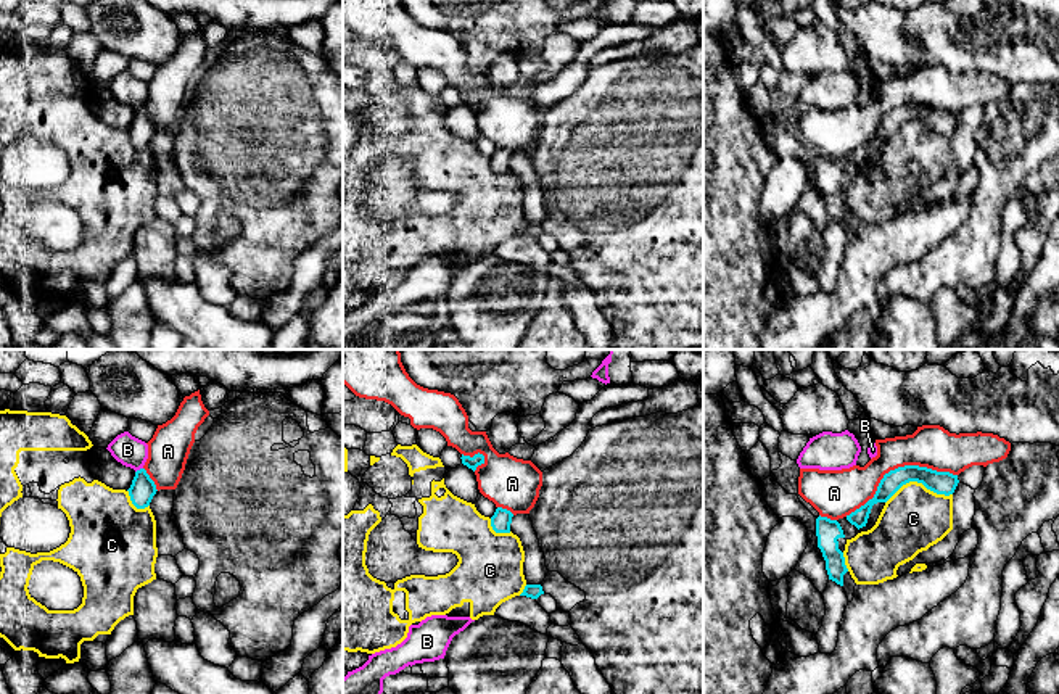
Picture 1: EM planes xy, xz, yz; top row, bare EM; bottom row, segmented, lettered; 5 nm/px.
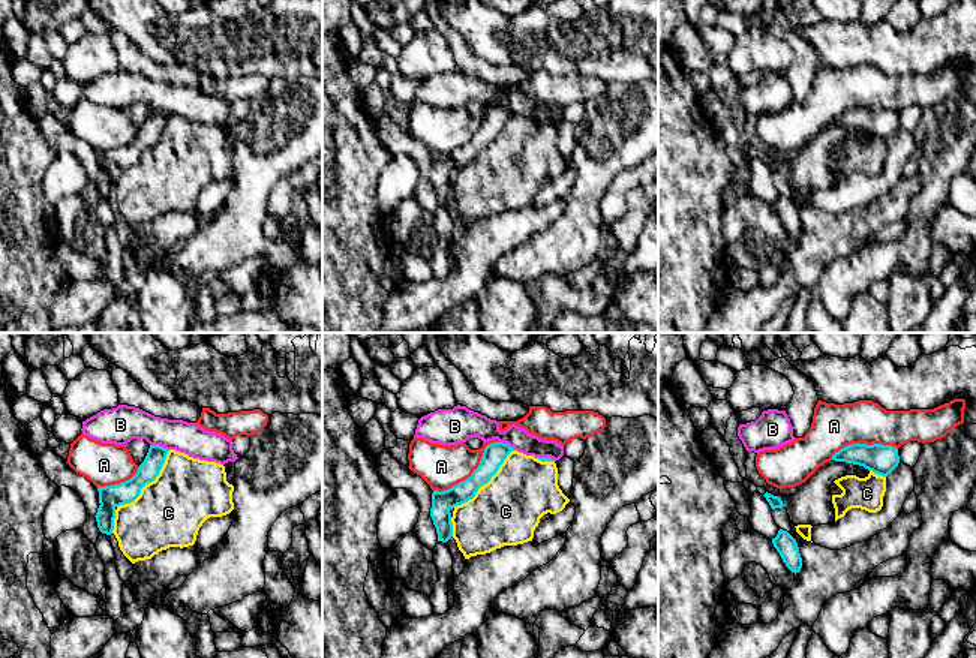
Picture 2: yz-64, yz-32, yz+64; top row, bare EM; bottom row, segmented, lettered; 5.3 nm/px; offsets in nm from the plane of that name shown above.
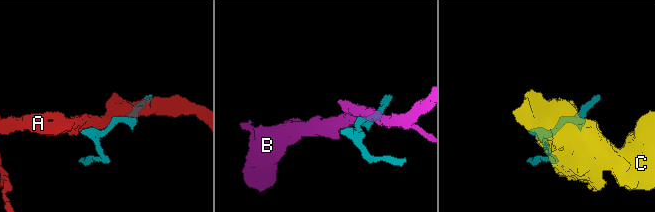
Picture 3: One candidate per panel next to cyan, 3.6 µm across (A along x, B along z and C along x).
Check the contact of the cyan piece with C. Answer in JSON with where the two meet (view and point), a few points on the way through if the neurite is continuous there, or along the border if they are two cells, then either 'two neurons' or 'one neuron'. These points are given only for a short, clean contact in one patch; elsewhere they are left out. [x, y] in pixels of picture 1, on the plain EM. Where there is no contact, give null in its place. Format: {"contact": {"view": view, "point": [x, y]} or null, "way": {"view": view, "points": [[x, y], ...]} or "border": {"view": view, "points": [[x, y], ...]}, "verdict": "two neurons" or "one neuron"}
{"contact": {"view": "yz", "point": [918, 121]}, "verdict": "one neuron"}

